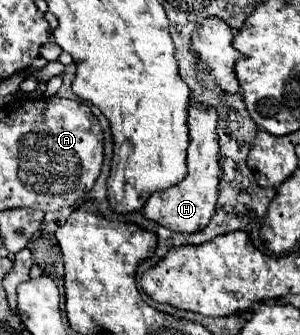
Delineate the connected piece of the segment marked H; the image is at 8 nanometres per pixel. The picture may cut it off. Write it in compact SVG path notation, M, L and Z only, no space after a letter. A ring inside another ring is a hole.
M191 101L189 107L189 149L187 149L187 177L175 185L173 189L157 191L149 197L149 201L143 207L145 219L151 219L173 233L195 233L207 227L209 219L215 213L215 201L217 201L217 187L219 187L219 145L217 145L217 113L213 109L201 109L199 103Z

